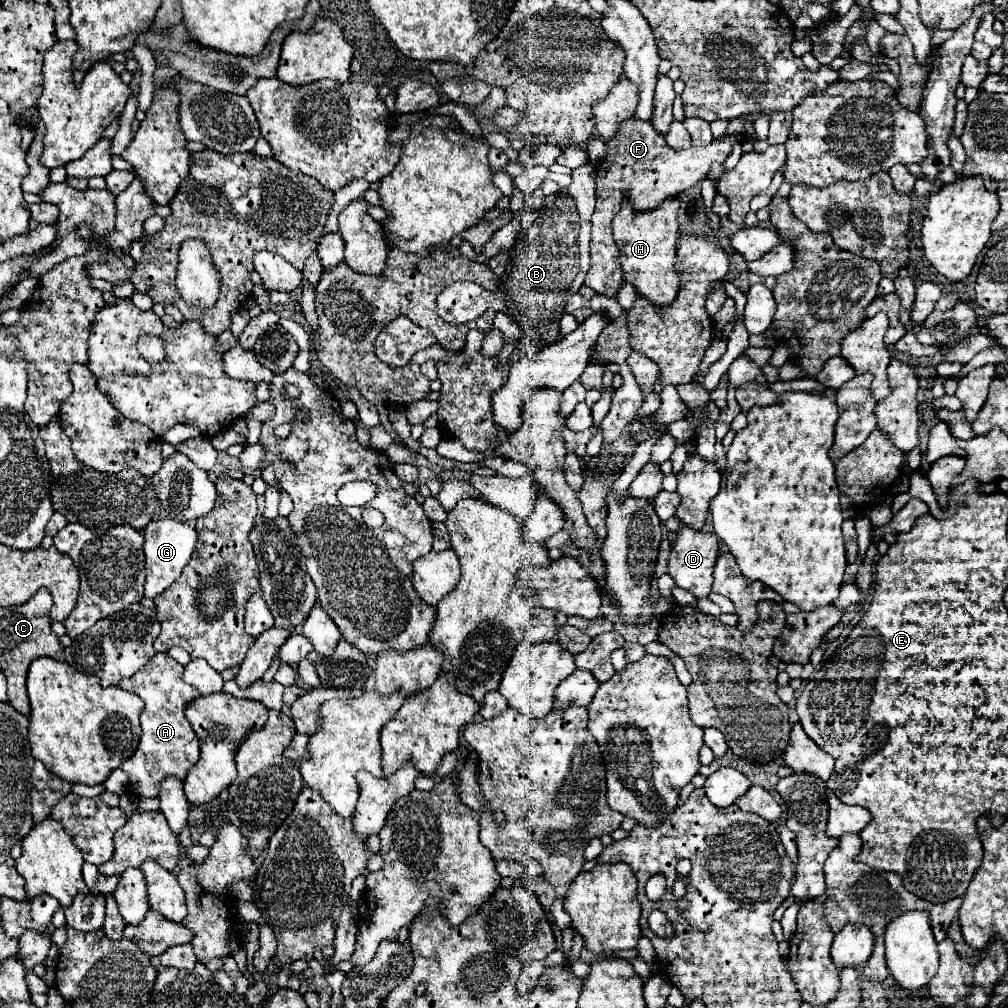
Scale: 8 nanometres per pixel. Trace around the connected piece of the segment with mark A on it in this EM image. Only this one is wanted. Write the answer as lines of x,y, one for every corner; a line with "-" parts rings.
158,652
152,656
152,660
136,672
132,678
122,680
120,688
140,696
146,704
140,722
142,722
142,736
138,742
138,748
134,756
130,756
120,768
128,776
128,788
130,794
136,798
156,798
162,778
176,776
184,780
186,772
196,764
198,760
198,736
194,734
190,722
184,716
184,708
200,696
196,688
186,684
182,680
184,666
178,664
174,658
170,658
166,652

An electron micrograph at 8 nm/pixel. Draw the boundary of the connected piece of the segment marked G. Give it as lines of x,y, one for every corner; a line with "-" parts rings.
162,518
150,522
144,530
144,554
146,554
146,598
156,598
166,588
170,588
178,576
182,574
184,566
188,564
194,546
196,546
196,530
184,522
176,522
172,518

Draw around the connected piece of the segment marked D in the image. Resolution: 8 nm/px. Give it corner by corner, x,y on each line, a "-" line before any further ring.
680,528
676,532
676,544
670,552
668,574
672,576
676,586
692,592
696,598
708,596
712,592
712,582
714,582
712,572
714,572
714,564
716,564
718,554
720,554
720,544
718,544
718,538
714,534
696,532
692,528

